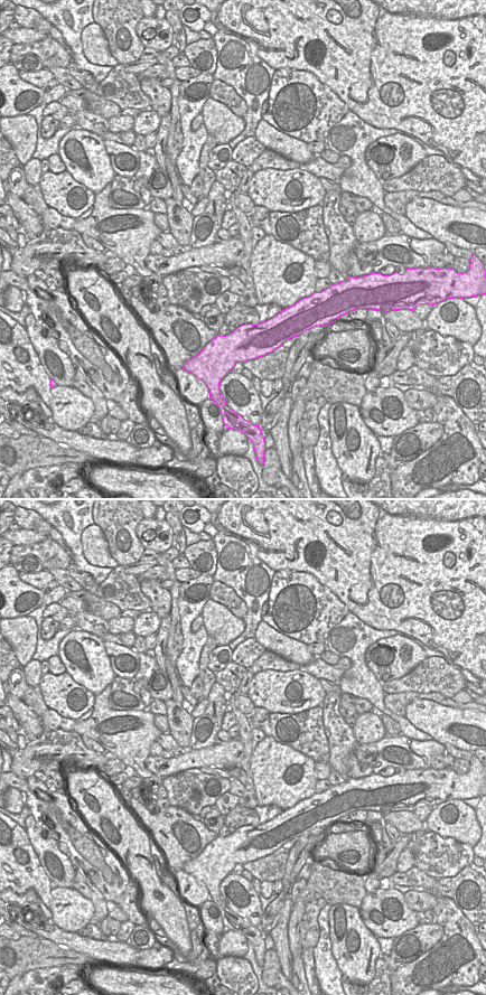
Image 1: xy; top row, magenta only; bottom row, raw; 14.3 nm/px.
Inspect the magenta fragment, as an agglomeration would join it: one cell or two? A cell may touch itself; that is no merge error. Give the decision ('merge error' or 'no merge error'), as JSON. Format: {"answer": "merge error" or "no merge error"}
{"answer": "no merge error"}

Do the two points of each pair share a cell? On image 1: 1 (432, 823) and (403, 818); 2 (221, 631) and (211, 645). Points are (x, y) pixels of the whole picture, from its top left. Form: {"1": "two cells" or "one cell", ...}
{"1": "two cells", "2": "two cells"}

